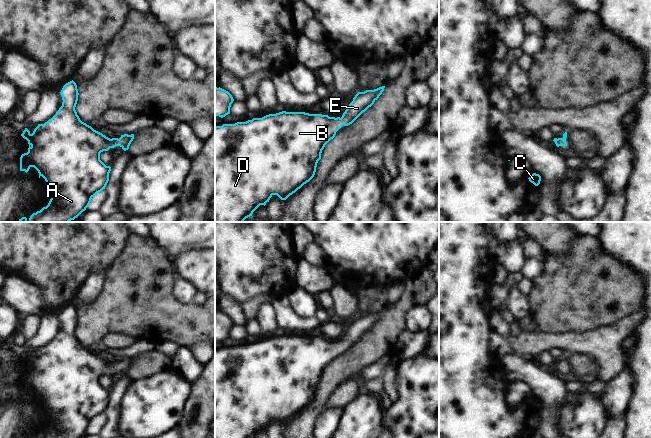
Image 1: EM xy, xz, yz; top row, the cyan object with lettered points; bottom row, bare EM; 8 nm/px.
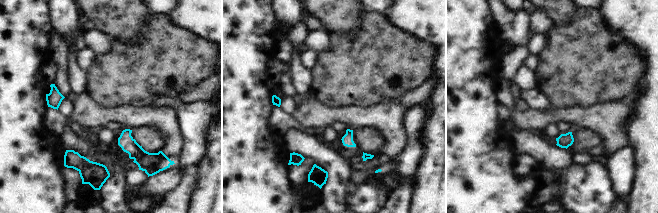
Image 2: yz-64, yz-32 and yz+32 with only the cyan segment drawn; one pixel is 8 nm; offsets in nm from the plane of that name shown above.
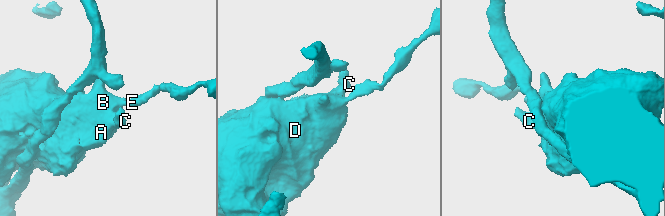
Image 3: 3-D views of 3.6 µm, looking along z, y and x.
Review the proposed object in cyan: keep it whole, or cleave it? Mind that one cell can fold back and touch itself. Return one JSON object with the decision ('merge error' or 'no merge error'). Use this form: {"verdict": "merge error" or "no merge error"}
{"verdict": "no merge error"}

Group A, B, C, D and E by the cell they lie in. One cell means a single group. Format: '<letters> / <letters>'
A B C D E

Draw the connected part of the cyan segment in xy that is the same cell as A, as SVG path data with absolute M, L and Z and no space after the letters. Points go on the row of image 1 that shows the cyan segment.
M73 80L66 83L60 93L63 102L56 114L44 124L38 124L32 134L27 128L21 134L28 141L29 148L28 152L20 157L20 171L27 173L31 167L34 167L39 173L39 178L42 176L45 179L47 189L51 193L51 199L46 207L33 213L29 219L22 217L18 222L70 222L77 218L89 207L91 199L105 189L109 181L111 167L106 166L100 160L100 153L116 146L120 146L126 151L134 139L134 134L124 134L119 139L110 139L82 122L75 110L79 93L77 85Z

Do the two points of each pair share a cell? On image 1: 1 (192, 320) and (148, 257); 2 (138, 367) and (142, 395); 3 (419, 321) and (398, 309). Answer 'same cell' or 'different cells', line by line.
1: same cell
2: different cells
3: different cells

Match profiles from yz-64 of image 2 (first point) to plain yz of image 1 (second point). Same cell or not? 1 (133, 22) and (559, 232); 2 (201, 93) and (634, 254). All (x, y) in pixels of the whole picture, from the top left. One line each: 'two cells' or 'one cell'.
1: one cell
2: two cells

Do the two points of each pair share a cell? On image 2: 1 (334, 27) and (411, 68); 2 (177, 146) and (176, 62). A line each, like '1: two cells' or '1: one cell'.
1: two cells
2: two cells

